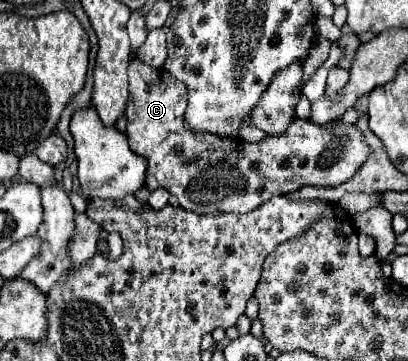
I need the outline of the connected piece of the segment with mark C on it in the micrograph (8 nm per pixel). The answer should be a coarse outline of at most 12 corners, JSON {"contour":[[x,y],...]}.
{"contour":[[133,60],[127,136],[145,186],[191,212],[251,212],[337,186],[355,124],[295,118],[249,144],[189,132],[187,88]]}

